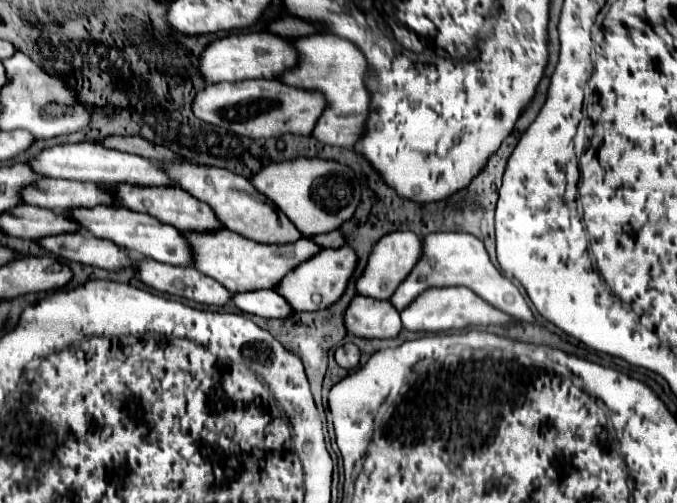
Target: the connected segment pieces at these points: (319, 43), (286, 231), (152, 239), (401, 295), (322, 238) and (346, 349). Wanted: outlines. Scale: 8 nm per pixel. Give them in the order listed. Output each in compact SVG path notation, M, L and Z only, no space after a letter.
M325 33L301 37L295 41L295 47L299 53L299 65L287 71L281 77L281 81L301 89L323 91L327 99L327 109L317 121L313 129L313 137L327 145L355 147L359 137L363 137L363 129L367 129L369 103L371 103L371 91L367 89L369 63L363 51L349 39L343 39L339 35L325 35Z
M169 161L163 167L167 169L167 175L179 183L181 189L189 191L193 197L207 203L227 229L251 241L269 243L269 245L281 245L281 243L291 243L291 241L301 239L301 233L295 229L295 225L287 217L283 217L283 213L265 195L255 191L249 179L235 175L227 169L205 167L205 165L197 165L189 161L183 161L183 163Z
M93 207L93 209L73 209L69 211L69 215L79 221L81 227L89 229L95 237L101 239L111 239L115 241L119 247L137 253L139 257L147 257L147 259L155 259L159 263L167 263L167 265L179 265L179 267L193 267L193 253L185 241L185 237L181 235L179 229L175 229L173 225L161 223L159 219L147 215L147 213L137 213L125 207Z
M431 233L423 239L423 259L415 265L415 269L409 273L409 277L399 285L399 289L393 293L391 303L397 311L403 311L411 301L415 301L423 291L433 287L457 287L465 285L473 293L477 293L481 299L491 303L493 307L501 309L503 313L523 321L523 323L535 323L535 317L531 309L527 307L521 291L499 273L499 269L491 263L489 253L485 251L485 245L469 235L469 233Z
M339 229L337 231L331 231L327 235L317 235L317 237L313 237L313 241L317 245L321 245L321 247L341 247L341 245L345 245L343 233L339 233Z
M345 343L337 349L335 353L335 361L339 363L339 367L345 367L345 369L355 369L357 363L359 363L359 347L353 345L353 343Z

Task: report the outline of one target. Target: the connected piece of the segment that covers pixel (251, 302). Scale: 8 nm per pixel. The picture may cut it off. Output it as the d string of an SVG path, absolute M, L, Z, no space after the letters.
M275 291L235 293L231 301L243 313L251 313L251 315L257 315L263 319L287 319L293 313L291 305L287 305L287 299L283 299Z

